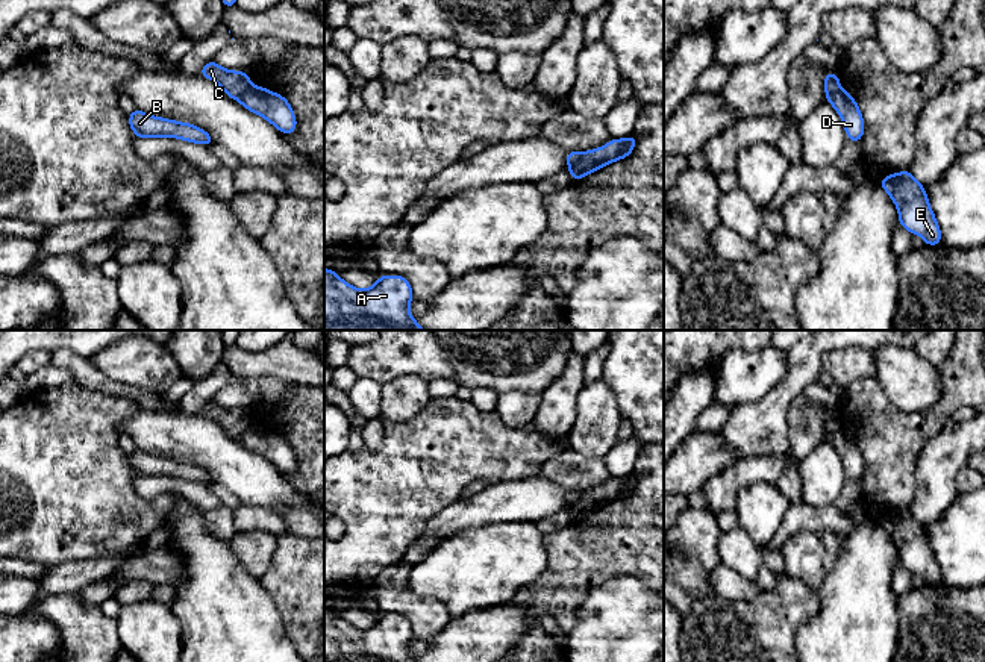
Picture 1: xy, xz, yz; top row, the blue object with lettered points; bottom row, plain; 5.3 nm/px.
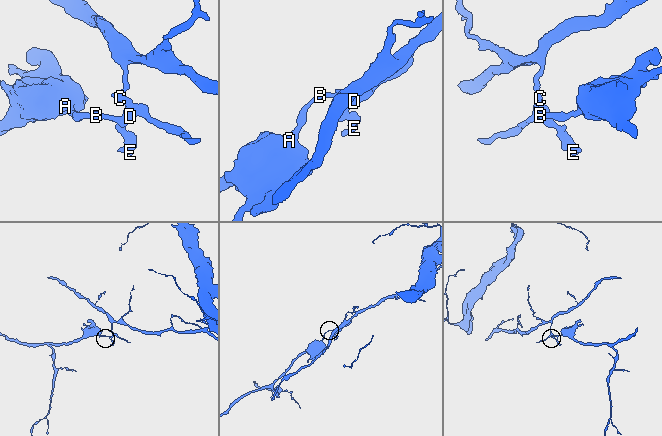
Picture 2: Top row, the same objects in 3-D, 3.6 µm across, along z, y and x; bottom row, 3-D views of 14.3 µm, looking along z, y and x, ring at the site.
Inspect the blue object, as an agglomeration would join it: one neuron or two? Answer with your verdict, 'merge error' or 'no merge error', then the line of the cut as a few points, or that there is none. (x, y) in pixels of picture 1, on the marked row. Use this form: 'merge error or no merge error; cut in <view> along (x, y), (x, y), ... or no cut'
merge error; cut in xz along (582, 153), (569, 167)

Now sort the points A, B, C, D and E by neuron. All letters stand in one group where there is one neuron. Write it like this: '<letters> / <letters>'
A B D E / C

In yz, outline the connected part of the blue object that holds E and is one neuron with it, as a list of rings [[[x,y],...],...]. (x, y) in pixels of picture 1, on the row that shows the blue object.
[[[909,170],[890,174],[879,180],[899,211],[900,227],[912,235],[920,235],[926,245],[941,244],[941,230],[924,191],[924,185],[915,180]]]

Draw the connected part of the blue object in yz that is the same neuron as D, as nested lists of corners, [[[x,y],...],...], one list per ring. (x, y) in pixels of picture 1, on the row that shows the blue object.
[[[840,89],[833,94],[826,94],[826,101],[829,101],[843,120],[844,129],[847,132],[847,139],[858,142],[864,136],[864,118],[856,105],[856,100],[846,91]]]

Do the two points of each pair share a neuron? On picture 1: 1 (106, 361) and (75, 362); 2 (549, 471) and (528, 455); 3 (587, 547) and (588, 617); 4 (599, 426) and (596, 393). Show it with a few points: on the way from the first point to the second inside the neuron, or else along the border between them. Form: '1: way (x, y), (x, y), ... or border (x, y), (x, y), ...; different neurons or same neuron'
1: border (87, 358), (108, 377), (121, 382); different neurons
2: border (570, 447), (555, 453), (538, 474); different neurons
3: border (620, 577), (599, 583), (575, 611); different neurons
4: way (597, 418), (596, 400); same neuron

